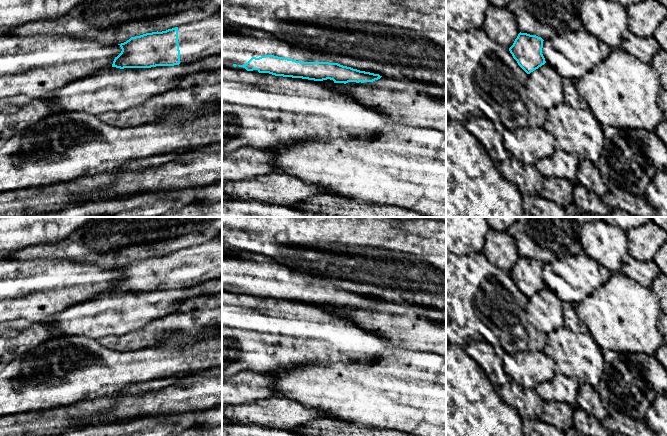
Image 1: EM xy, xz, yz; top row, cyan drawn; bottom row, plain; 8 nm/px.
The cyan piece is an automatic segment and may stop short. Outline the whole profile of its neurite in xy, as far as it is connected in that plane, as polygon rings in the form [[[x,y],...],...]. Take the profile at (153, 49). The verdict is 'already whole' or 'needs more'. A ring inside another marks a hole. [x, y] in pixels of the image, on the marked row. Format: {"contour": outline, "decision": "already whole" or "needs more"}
{"contour": [[[222,14],[207,16],[201,21],[183,24],[166,31],[131,37],[118,45],[122,51],[115,57],[112,67],[120,69],[174,66],[218,55],[222,53]]], "decision": "needs more"}

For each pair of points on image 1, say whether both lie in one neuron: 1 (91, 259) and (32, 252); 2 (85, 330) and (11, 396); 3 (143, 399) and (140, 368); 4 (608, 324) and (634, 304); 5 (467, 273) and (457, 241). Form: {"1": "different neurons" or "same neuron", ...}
{"1": "same neuron", "2": "different neurons", "3": "different neurons", "4": "same neuron", "5": "different neurons"}

